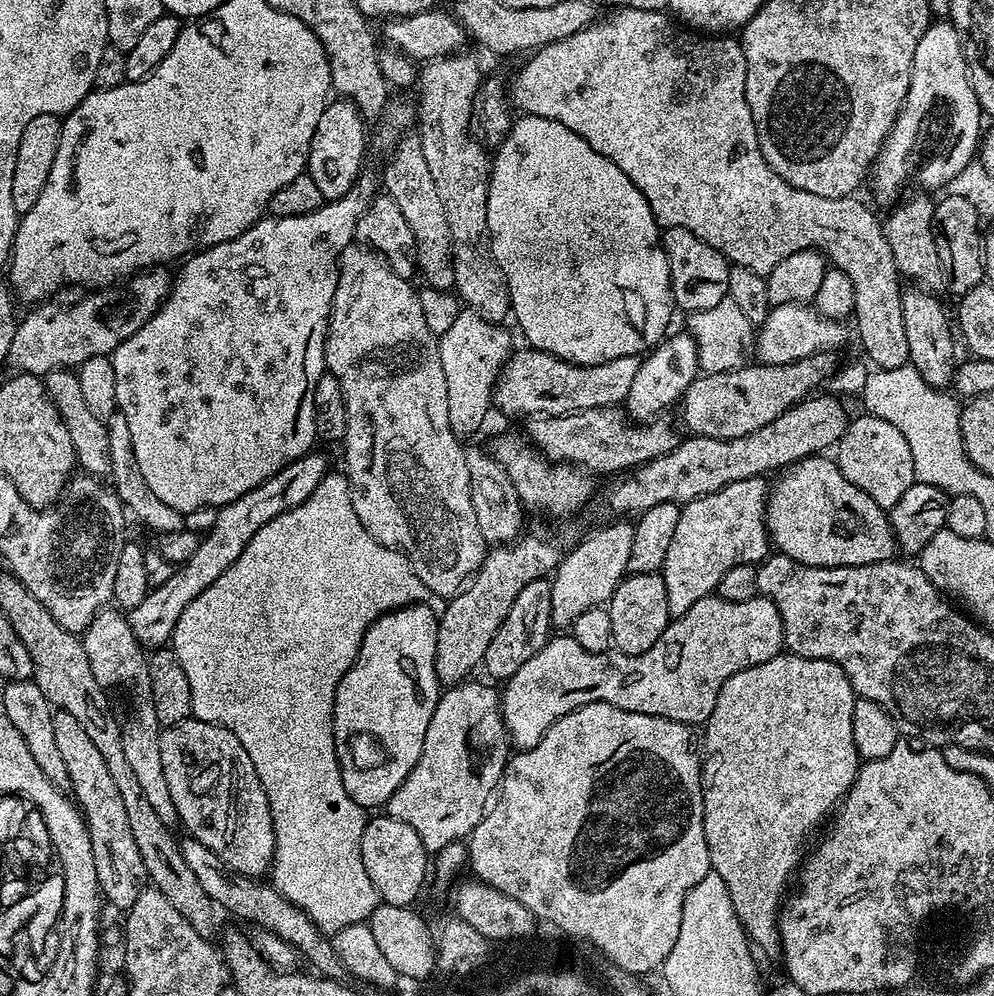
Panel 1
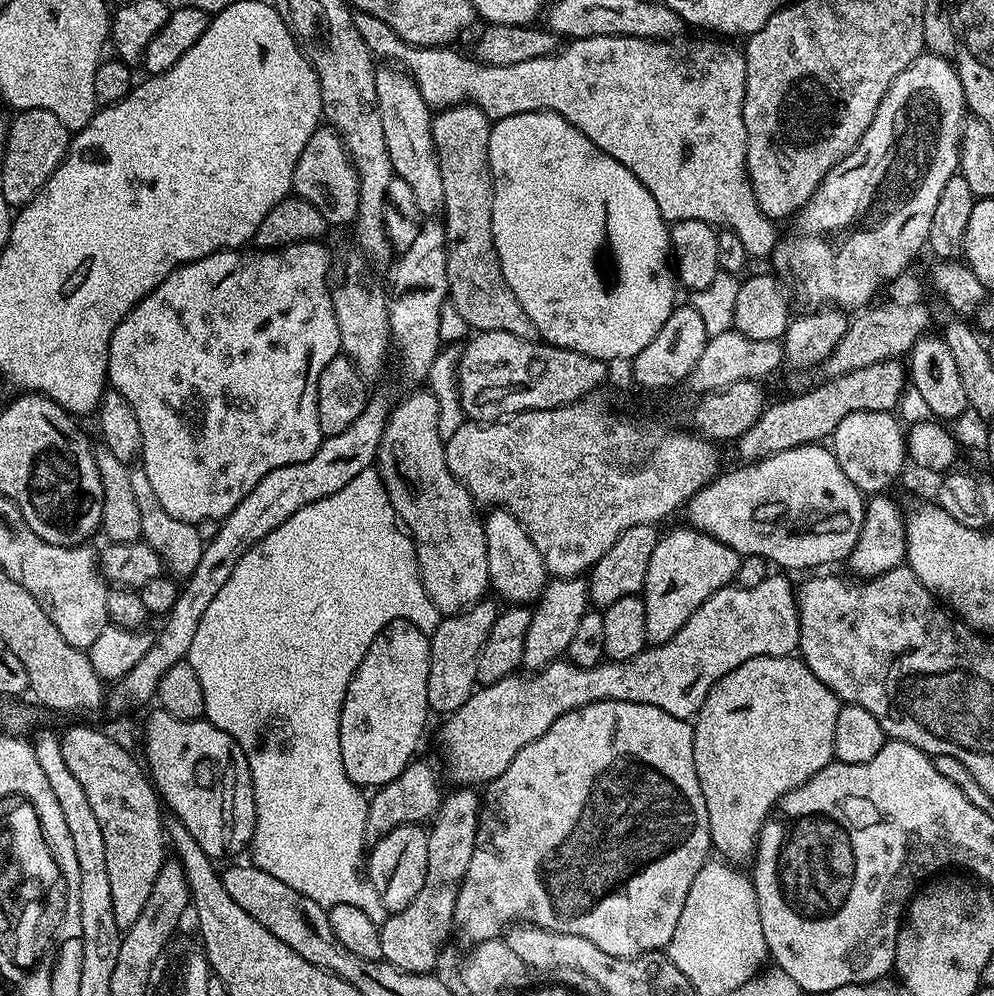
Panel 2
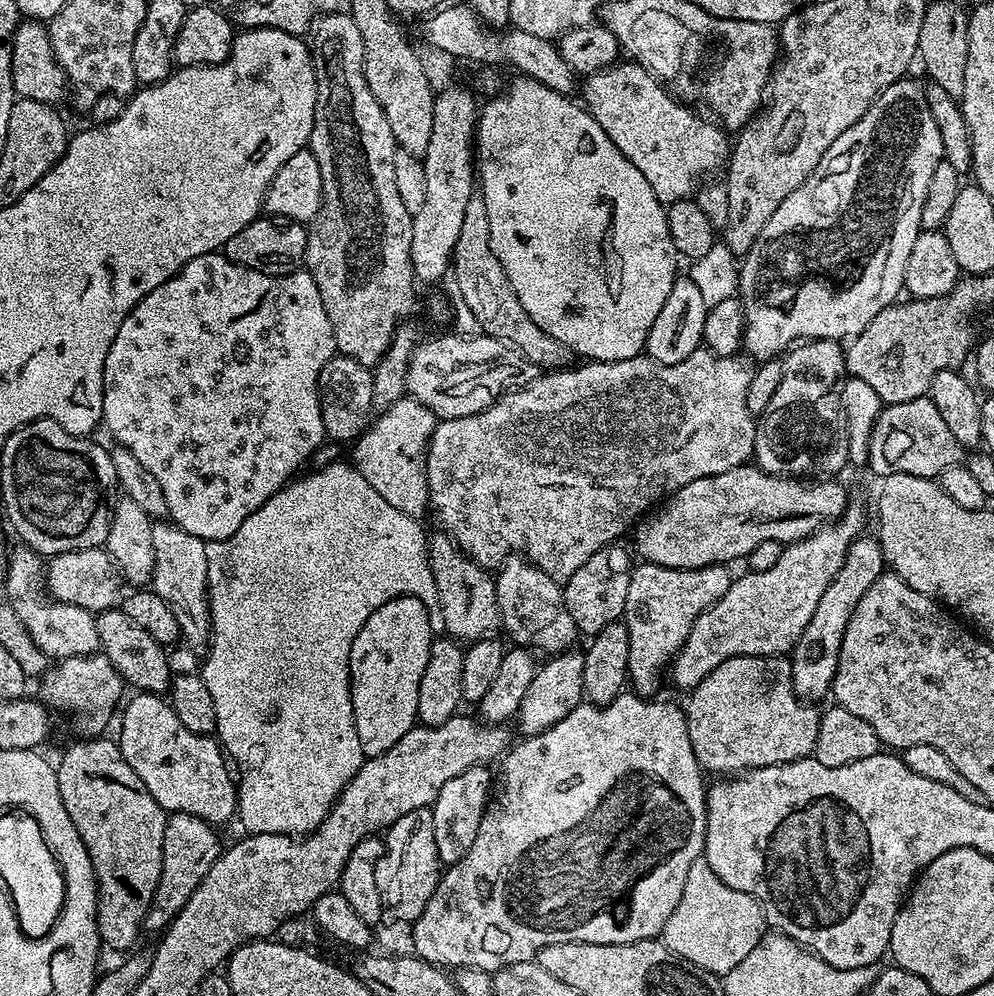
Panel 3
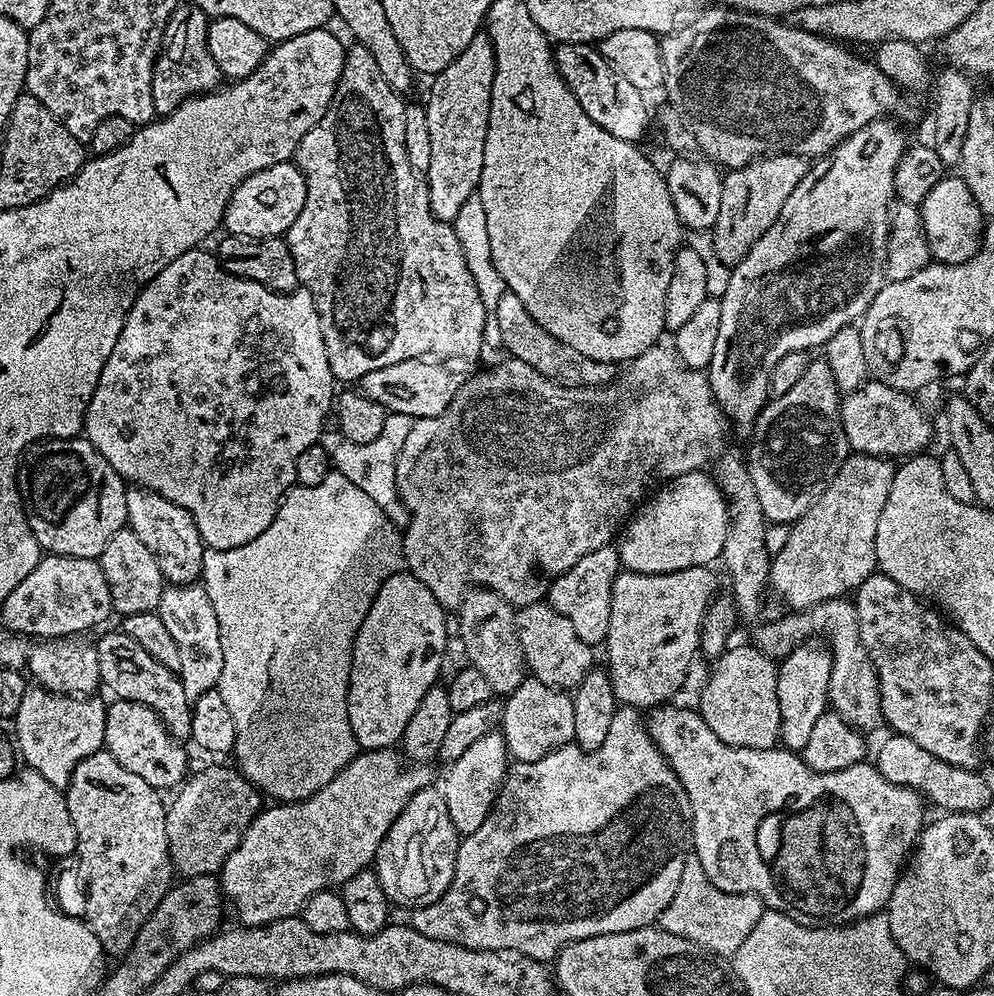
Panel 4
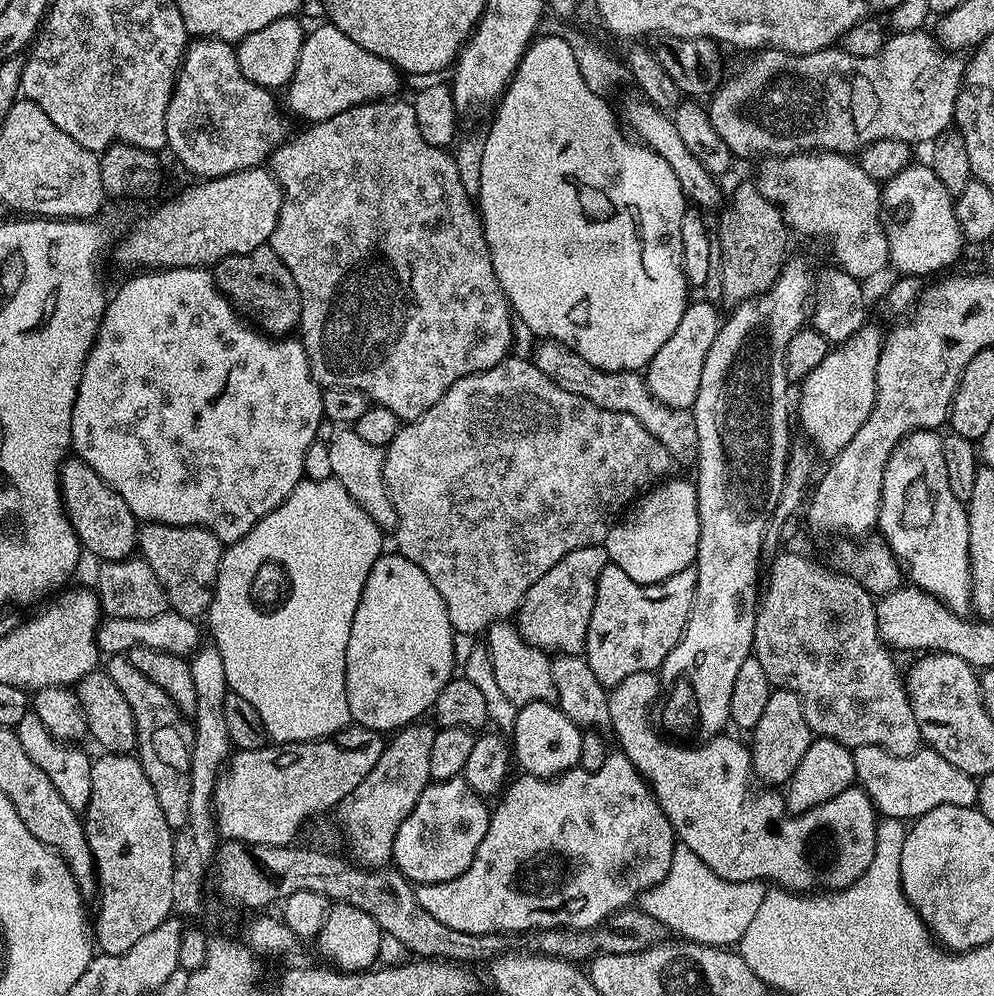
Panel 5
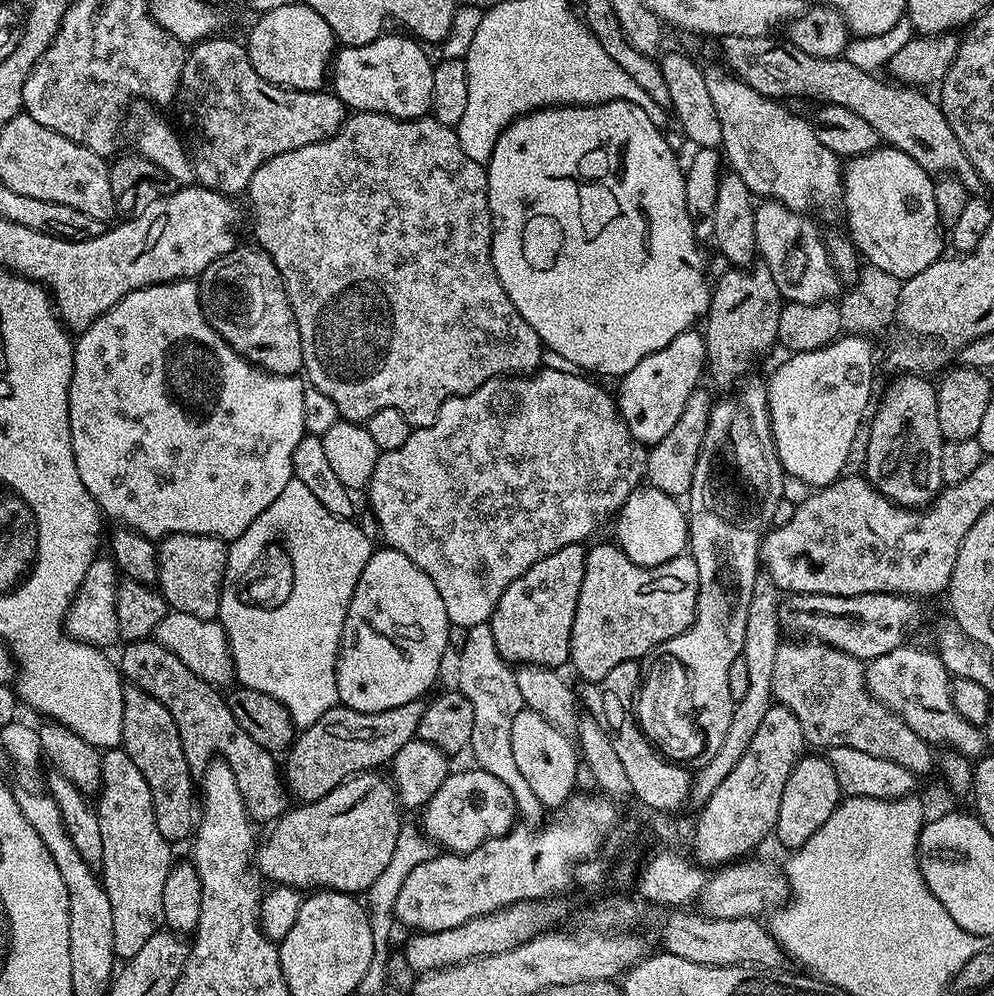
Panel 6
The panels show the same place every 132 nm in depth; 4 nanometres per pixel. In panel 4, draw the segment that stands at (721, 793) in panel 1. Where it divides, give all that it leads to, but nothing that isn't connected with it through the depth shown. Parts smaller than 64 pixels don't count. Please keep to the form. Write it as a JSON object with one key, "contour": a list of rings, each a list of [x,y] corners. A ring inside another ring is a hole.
{"contour":[[[748,644],[729,647],[715,657],[713,664],[716,665],[700,692],[698,711],[706,726],[710,726],[724,744],[743,748],[775,748],[780,740],[778,664],[762,649]]]}

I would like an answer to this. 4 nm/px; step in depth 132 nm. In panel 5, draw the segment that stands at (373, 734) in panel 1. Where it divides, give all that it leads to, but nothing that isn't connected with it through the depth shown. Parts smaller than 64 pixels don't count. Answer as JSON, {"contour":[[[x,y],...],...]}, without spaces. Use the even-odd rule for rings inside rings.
{"contour":[[[399,551],[390,552],[381,554],[374,566],[370,566],[366,586],[362,586],[362,598],[358,598],[358,610],[354,610],[350,642],[346,646],[346,702],[350,706],[352,720],[361,728],[381,734],[395,733],[419,721],[423,717],[420,715],[435,705],[438,694],[454,676],[454,629],[442,594],[438,594],[434,582],[426,578],[426,570],[422,570],[422,566],[414,566],[414,562],[401,556]]]}

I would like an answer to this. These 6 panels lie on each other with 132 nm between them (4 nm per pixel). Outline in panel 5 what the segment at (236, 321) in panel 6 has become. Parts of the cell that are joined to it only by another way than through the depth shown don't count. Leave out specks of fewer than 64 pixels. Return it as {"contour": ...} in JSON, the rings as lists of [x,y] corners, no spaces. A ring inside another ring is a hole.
{"contour":[[[271,246],[222,258],[214,266],[214,279],[220,293],[233,308],[247,314],[259,331],[273,338],[284,338],[297,331],[302,310],[298,282],[294,282],[294,274],[286,270],[286,262],[274,254]]]}

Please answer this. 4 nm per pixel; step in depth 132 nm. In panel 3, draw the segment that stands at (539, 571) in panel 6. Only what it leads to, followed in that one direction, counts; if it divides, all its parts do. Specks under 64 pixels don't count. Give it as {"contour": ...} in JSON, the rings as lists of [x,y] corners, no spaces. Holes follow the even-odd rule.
{"contour":[[[613,542],[602,550],[590,554],[590,558],[582,562],[582,566],[578,566],[578,570],[574,570],[574,574],[570,574],[568,580],[563,581],[566,610],[570,610],[570,618],[574,618],[577,633],[584,635],[585,632],[585,637],[594,637],[598,634],[598,630],[617,623],[626,610],[626,593],[630,590],[630,574],[634,567],[634,556],[629,549],[628,553],[622,545],[623,543]]]}

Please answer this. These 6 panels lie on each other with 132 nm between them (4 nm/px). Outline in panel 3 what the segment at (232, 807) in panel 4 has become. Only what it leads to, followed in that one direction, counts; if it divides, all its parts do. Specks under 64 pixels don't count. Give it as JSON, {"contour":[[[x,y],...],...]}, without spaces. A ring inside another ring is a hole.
{"contour":[[[174,812],[168,816],[166,830],[162,838],[162,878],[158,878],[158,890],[154,890],[152,904],[144,916],[147,931],[163,933],[172,920],[190,902],[190,894],[206,878],[206,870],[220,857],[222,843],[216,837],[217,829],[202,818],[185,812]]]}

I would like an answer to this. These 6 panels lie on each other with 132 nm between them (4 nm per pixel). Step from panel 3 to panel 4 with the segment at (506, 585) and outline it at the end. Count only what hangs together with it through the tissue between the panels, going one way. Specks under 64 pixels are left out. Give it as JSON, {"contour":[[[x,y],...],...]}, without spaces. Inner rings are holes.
{"contour":[[[547,602],[527,604],[519,609],[516,614],[516,633],[518,642],[522,642],[524,663],[531,679],[546,686],[575,690],[594,666],[593,645],[582,642],[582,638],[578,638],[578,630],[574,630],[574,622],[558,614],[558,610],[554,610]]]}

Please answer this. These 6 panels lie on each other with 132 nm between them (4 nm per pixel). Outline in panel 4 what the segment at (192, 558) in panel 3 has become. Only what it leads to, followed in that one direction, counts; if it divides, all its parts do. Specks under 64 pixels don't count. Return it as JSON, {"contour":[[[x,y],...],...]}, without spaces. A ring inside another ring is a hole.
{"contour":[[[203,583],[168,584],[162,594],[158,609],[163,624],[178,645],[178,673],[186,698],[193,702],[205,699],[208,691],[215,689],[222,678],[222,634],[218,634],[218,617]]]}

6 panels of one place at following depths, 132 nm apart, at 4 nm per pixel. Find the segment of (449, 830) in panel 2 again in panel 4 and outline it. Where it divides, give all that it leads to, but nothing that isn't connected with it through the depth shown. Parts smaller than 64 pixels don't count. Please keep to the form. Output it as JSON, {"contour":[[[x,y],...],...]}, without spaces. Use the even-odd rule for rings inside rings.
{"contour":[[[490,730],[449,765],[450,770],[444,784],[442,783],[442,791],[447,803],[447,812],[457,833],[465,836],[482,826],[504,784],[509,764],[508,746],[503,733]]]}

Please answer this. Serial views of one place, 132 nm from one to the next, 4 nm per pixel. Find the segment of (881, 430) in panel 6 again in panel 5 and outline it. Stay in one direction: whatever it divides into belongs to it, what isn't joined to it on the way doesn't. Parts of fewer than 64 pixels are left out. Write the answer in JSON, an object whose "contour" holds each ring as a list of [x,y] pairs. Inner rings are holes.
{"contour":[[[939,431],[911,432],[890,454],[886,474],[882,478],[878,532],[906,569],[907,579],[909,576],[915,587],[937,596],[954,614],[969,615],[972,608],[972,567],[968,553],[968,510],[965,501],[954,498],[954,490],[950,490],[950,478],[946,478],[944,436]]]}

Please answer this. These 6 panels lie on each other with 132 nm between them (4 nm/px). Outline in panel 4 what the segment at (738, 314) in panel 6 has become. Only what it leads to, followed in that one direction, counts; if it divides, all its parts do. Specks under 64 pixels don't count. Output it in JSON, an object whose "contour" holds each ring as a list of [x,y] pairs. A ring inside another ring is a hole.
{"contour":[[[777,152],[775,156],[760,156],[746,166],[731,169],[724,176],[722,207],[718,210],[716,225],[710,230],[710,246],[723,264],[735,266],[746,258],[754,242],[774,226],[778,214],[782,214],[782,206],[786,206],[786,198],[794,194],[794,186],[802,182],[809,167],[809,161],[803,156]]]}

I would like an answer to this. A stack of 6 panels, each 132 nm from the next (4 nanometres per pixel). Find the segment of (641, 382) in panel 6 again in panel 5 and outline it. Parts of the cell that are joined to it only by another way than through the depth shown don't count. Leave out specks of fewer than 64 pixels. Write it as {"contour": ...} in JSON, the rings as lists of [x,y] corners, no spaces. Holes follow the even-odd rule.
{"contour":[[[703,298],[689,303],[682,314],[682,322],[678,322],[678,330],[670,334],[666,346],[654,354],[654,358],[646,369],[648,389],[658,402],[671,408],[691,409],[698,398],[698,386],[702,382],[702,362],[706,362],[706,354],[710,354],[710,346],[714,346],[714,338],[722,323],[722,316],[716,313],[717,305]]]}

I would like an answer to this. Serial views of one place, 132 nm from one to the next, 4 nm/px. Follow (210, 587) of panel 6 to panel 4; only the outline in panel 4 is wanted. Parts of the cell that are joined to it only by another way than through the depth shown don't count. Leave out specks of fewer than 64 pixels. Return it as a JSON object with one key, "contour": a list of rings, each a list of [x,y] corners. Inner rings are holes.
{"contour":[[[132,486],[126,494],[126,514],[127,527],[138,534],[146,550],[154,554],[154,562],[158,562],[158,570],[162,570],[168,584],[195,584],[201,579],[206,545],[194,518],[182,510],[182,506],[162,498],[162,494],[148,488]]]}

